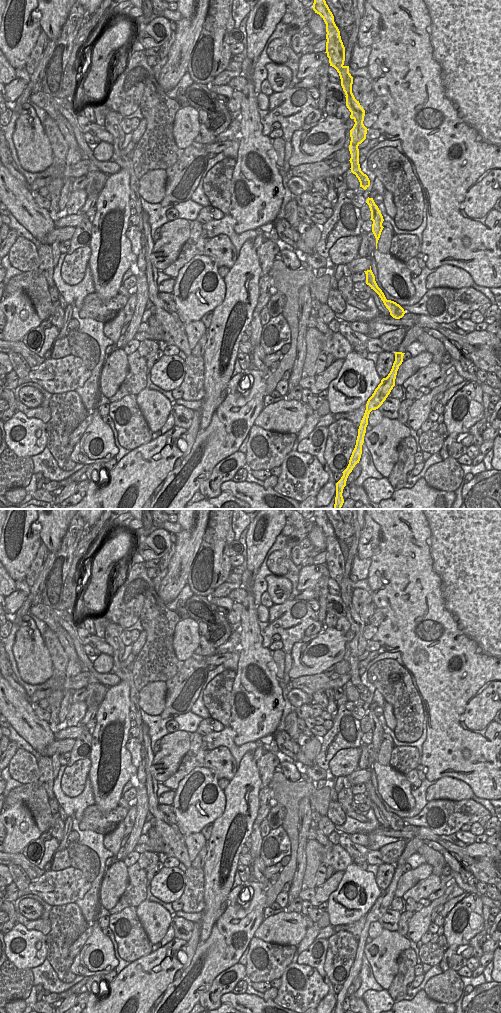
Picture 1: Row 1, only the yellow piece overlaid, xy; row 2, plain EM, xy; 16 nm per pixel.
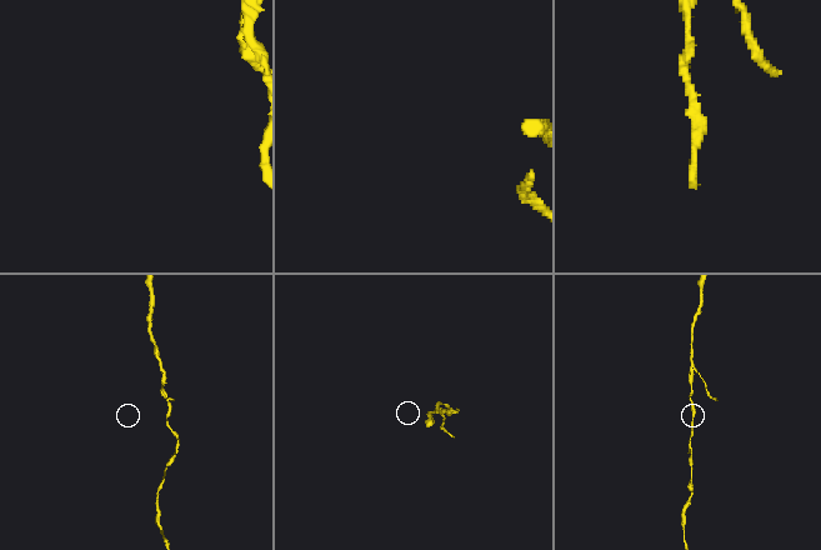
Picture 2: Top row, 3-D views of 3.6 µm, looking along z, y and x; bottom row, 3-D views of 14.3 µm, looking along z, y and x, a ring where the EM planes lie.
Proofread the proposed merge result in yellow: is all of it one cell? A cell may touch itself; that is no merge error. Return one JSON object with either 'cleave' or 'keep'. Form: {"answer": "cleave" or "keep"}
{"answer": "cleave"}

